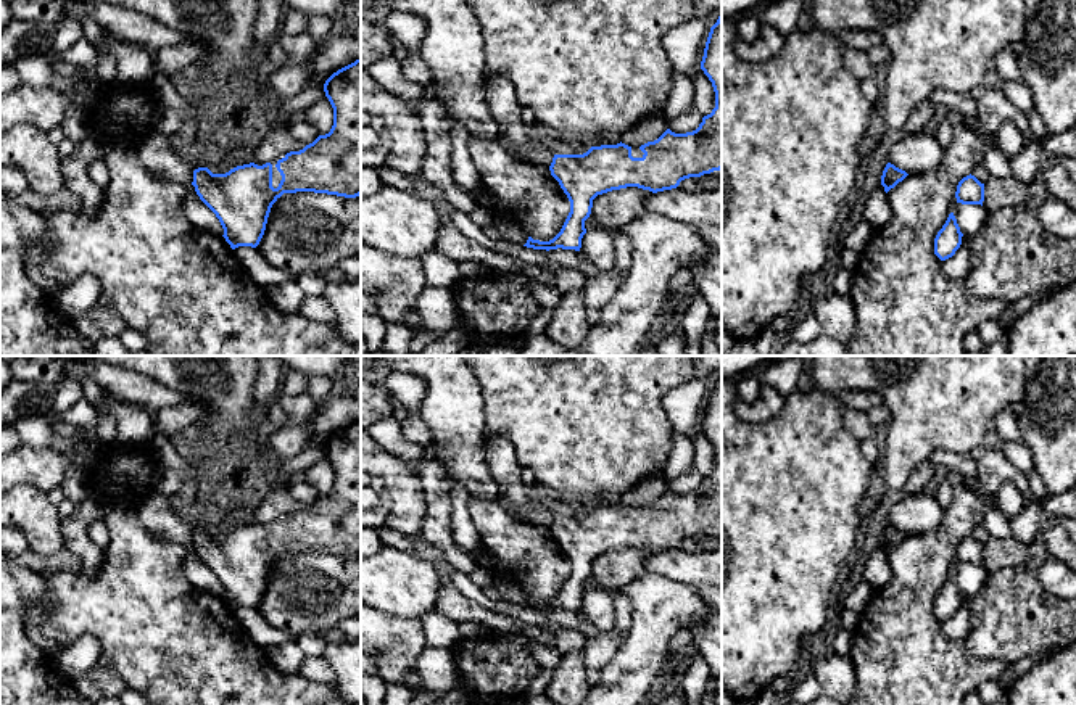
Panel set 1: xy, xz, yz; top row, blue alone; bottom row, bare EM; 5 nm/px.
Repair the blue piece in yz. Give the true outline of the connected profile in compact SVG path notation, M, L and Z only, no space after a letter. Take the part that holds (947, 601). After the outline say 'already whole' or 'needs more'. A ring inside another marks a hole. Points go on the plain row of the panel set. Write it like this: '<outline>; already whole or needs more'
M950 573L946 584L934 599L934 615L941 621L952 618L962 605L962 597L963 594L960 592L957 579L954 573Z; already whole

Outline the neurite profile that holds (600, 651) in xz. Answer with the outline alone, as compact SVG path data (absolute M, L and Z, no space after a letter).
M620 591L612 596L614 612L615 612L615 626L610 631L602 631L599 636L586 639L583 649L583 660L590 686L594 686L599 681L601 668L606 666L619 650L622 642L622 634L631 625L633 605L630 597Z

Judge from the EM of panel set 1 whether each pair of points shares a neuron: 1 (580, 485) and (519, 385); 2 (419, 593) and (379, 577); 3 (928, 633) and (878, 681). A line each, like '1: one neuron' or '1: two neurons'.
1: one neuron
2: one neuron
3: one neuron

